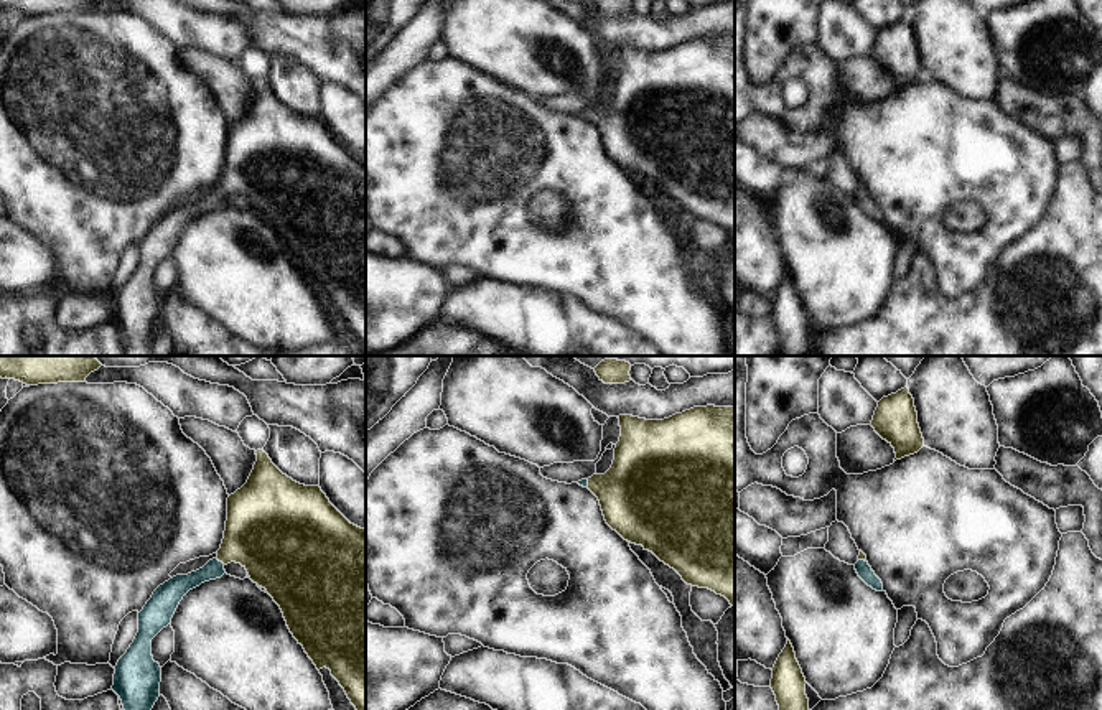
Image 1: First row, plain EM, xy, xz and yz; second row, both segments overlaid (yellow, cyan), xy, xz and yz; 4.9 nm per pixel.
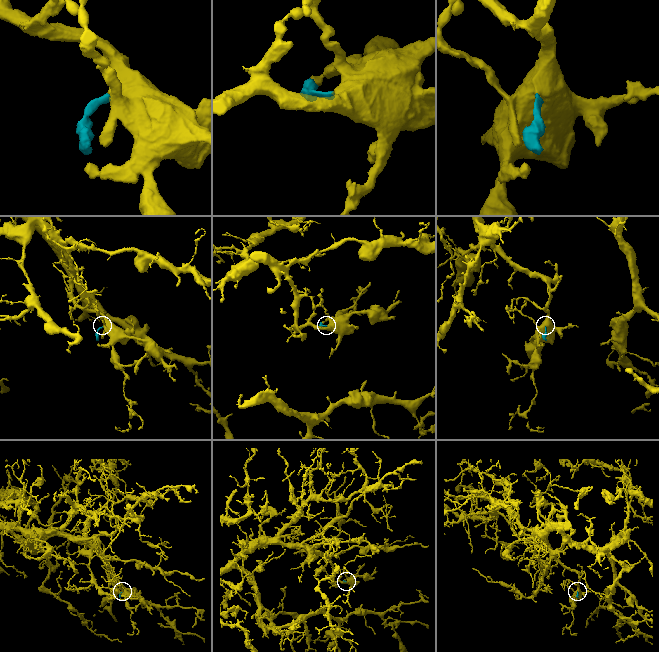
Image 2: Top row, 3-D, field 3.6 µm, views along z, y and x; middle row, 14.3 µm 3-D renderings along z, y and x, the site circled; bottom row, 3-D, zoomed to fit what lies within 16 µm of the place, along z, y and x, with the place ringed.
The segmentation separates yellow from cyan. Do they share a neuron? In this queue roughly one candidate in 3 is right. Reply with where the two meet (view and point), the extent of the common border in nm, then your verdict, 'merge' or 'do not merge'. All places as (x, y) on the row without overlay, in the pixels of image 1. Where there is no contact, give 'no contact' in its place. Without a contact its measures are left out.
contact xy (221, 191); length 60 nm; merge

